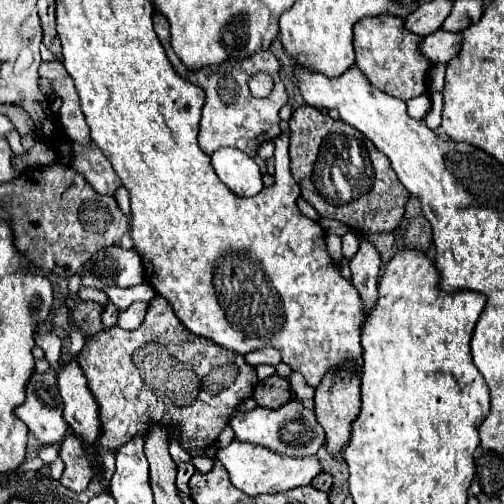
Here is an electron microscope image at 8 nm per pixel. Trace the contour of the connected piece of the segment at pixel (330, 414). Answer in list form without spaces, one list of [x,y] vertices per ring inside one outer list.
[[[329,373],[323,385],[315,389],[315,415],[325,431],[325,449],[333,457],[341,455],[343,447],[349,443],[351,421],[359,413],[359,379],[355,373]]]

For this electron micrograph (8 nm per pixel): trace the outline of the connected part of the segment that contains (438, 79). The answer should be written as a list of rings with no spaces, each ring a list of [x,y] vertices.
[[[435,65],[429,73],[429,81],[427,81],[427,87],[429,87],[429,93],[437,93],[437,91],[443,91],[443,79],[445,79],[445,65]]]

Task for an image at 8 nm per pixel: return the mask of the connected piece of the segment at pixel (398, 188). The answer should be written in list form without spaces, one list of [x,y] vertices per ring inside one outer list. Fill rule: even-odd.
[[[301,105],[293,111],[289,119],[289,155],[291,155],[291,173],[301,187],[301,197],[317,209],[321,217],[337,219],[359,233],[377,233],[377,231],[393,231],[405,211],[405,203],[409,199],[407,189],[399,183],[395,171],[389,165],[389,159],[377,151],[377,147],[357,129],[349,127],[343,121],[333,121],[329,115],[323,115],[317,107]]]

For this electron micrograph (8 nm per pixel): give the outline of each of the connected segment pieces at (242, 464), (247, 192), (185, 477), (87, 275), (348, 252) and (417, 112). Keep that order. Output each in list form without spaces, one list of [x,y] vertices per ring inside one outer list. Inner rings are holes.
[[[233,441],[229,447],[217,451],[217,459],[225,465],[229,471],[231,483],[241,489],[243,493],[257,497],[257,495],[273,495],[273,493],[283,493],[295,487],[309,485],[317,473],[321,473],[317,457],[281,457],[277,453],[271,453],[269,449],[263,449],[259,445],[243,443],[243,441]]]
[[[217,149],[211,155],[219,179],[239,197],[253,197],[263,189],[257,163],[239,149]]]
[[[181,463],[177,467],[177,487],[181,489],[181,493],[185,493],[187,497],[191,497],[189,491],[189,477],[195,473],[195,467],[191,463]]]
[[[109,245],[83,263],[81,287],[135,287],[143,283],[143,263],[137,251]]]
[[[349,231],[347,235],[343,235],[343,255],[345,257],[353,257],[357,253],[359,247],[359,235],[355,231]]]
[[[423,93],[423,95],[407,101],[407,113],[413,119],[423,119],[429,113],[429,109],[431,109],[431,99],[429,99],[427,93]]]

